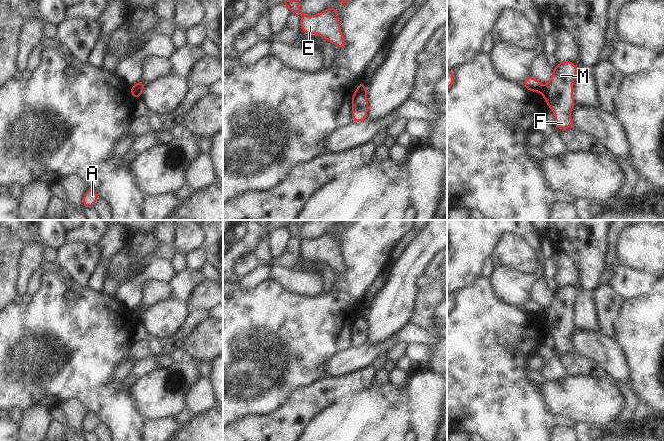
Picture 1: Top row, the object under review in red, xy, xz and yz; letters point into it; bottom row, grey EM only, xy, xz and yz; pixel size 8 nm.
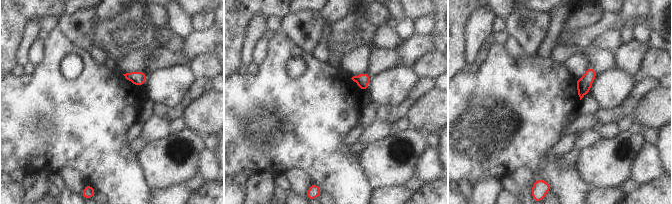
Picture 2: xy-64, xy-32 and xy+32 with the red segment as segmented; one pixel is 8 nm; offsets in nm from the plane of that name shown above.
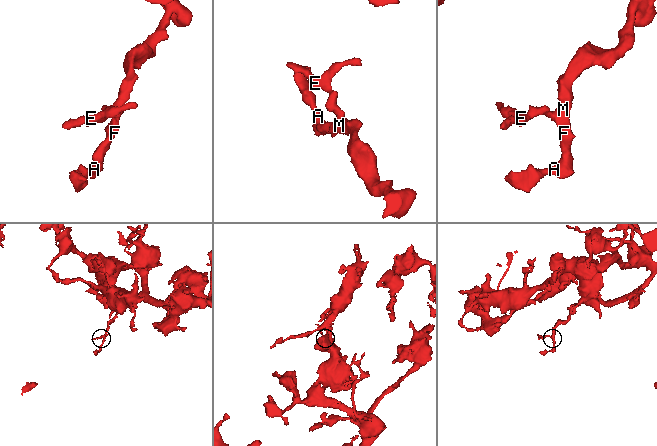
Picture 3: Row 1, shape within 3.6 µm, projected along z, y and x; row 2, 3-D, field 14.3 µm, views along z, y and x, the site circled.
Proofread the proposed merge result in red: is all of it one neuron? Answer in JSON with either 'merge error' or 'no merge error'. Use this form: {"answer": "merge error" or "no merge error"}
{"answer": "merge error"}

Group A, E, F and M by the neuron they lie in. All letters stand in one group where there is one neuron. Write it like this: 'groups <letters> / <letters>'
groups A F M / E

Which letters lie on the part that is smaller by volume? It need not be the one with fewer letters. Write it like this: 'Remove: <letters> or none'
Remove: E

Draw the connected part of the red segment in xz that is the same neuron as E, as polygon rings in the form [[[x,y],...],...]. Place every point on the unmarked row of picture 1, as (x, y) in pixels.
[[[285,224],[283,228],[288,231],[290,238],[301,238],[301,255],[306,258],[318,259],[331,268],[336,269],[339,274],[343,274],[345,272],[344,261],[340,252],[336,230],[329,231],[319,238],[306,239],[300,236],[298,224]]]

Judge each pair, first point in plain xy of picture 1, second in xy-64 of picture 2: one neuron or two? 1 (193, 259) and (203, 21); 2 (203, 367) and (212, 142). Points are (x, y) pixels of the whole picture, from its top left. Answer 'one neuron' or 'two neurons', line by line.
1: one neuron
2: one neuron

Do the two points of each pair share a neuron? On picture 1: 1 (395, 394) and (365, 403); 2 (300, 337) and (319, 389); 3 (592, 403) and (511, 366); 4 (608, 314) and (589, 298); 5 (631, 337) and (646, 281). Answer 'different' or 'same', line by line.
1: same
2: different
3: different
4: different
5: different

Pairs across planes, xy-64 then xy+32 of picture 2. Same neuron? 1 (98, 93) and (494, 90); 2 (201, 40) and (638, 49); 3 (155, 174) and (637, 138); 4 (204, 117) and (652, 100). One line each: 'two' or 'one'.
1: one
2: one
3: one
4: one

